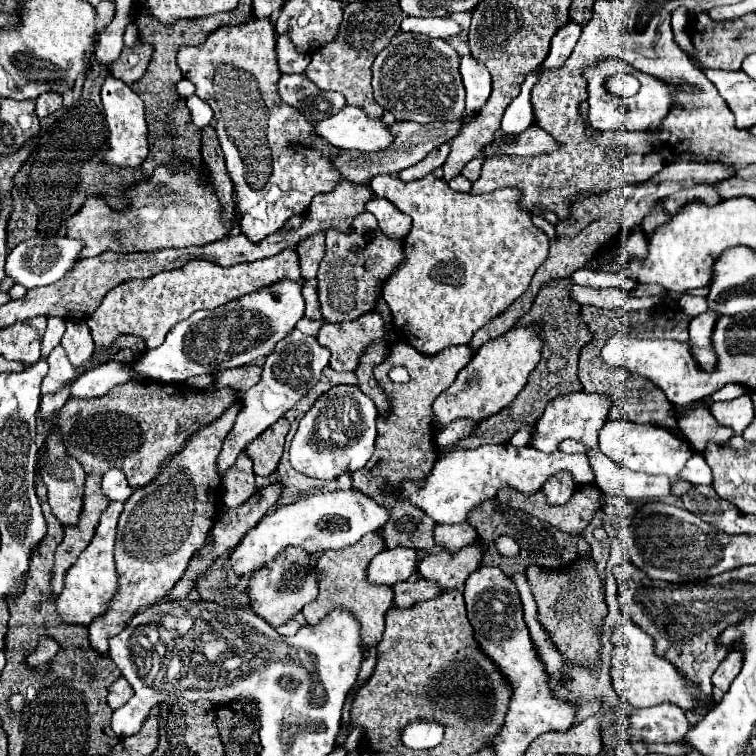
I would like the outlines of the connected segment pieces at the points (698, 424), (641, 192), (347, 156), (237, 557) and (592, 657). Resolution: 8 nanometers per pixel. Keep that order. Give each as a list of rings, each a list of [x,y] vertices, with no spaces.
[[[708,402],[696,406],[694,410],[688,410],[680,420],[678,428],[684,432],[686,440],[694,448],[694,452],[704,456],[704,450],[708,442],[718,442],[718,446],[726,446],[730,438],[734,436],[732,430],[726,430],[724,426],[718,426],[714,416],[710,414]]]
[[[680,158],[680,162],[672,162],[672,166],[664,166],[664,170],[660,170],[660,174],[656,174],[656,178],[650,178],[648,182],[638,182],[638,184],[628,184],[628,186],[620,186],[614,190],[604,192],[602,196],[592,196],[586,198],[582,202],[574,202],[570,216],[566,220],[558,220],[556,222],[556,236],[550,238],[550,252],[548,258],[544,260],[544,264],[538,266],[536,274],[532,276],[532,282],[528,286],[528,290],[524,292],[524,296],[520,296],[508,310],[504,310],[504,314],[498,314],[496,318],[492,318],[492,322],[484,324],[474,336],[472,342],[468,344],[468,348],[472,352],[476,352],[482,344],[486,344],[488,340],[500,338],[502,334],[506,334],[512,324],[516,324],[516,320],[526,314],[540,290],[540,286],[544,282],[550,280],[560,280],[560,278],[568,278],[574,270],[584,268],[590,258],[596,254],[596,250],[610,240],[612,234],[616,234],[620,228],[624,226],[636,226],[642,222],[642,218],[650,212],[650,208],[654,206],[654,202],[664,200],[666,196],[670,196],[670,186],[692,186],[698,182],[710,182],[710,184],[718,184],[726,178],[730,178],[736,170],[728,168],[728,166],[720,166],[718,162],[692,162],[692,158]]]
[[[462,120],[456,122],[434,122],[434,124],[418,124],[418,122],[394,122],[390,130],[396,134],[396,142],[392,142],[392,150],[378,150],[372,154],[364,154],[360,150],[338,150],[332,158],[332,164],[340,170],[340,176],[352,184],[368,186],[368,182],[376,174],[398,174],[400,170],[414,166],[420,162],[432,148],[450,142],[462,126]]]
[[[336,490],[328,494],[312,494],[290,506],[280,506],[274,512],[268,512],[252,530],[248,530],[242,540],[228,554],[230,568],[236,576],[244,576],[246,572],[256,572],[274,562],[288,546],[300,546],[308,554],[324,552],[324,550],[340,550],[344,546],[352,546],[364,534],[376,532],[388,520],[388,512],[366,498],[356,490]]]
[[[580,558],[576,566],[564,572],[550,572],[536,566],[530,566],[528,586],[538,606],[538,622],[546,630],[548,638],[560,650],[562,658],[568,664],[576,666],[600,666],[600,634],[606,616],[606,604],[600,590],[600,578],[594,568],[594,560]]]

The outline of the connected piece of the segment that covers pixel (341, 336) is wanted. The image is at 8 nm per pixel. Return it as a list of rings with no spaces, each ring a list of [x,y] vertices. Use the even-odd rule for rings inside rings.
[[[376,312],[362,314],[356,322],[324,322],[318,332],[318,342],[330,348],[330,368],[338,372],[354,372],[360,352],[376,338],[388,340],[384,320]]]

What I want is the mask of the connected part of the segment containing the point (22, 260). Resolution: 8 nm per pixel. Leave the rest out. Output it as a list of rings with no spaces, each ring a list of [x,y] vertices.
[[[58,236],[56,238],[30,238],[20,242],[6,258],[6,276],[12,278],[16,284],[24,286],[24,288],[36,288],[36,286],[46,286],[46,284],[54,284],[56,280],[60,280],[78,260],[78,252],[82,248],[82,242],[66,238],[66,236]]]

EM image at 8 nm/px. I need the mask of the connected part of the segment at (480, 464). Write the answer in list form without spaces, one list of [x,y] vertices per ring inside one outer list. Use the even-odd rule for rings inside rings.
[[[484,444],[474,450],[456,450],[436,460],[432,472],[426,480],[416,486],[416,482],[404,482],[400,490],[408,496],[412,504],[422,508],[436,524],[460,524],[468,518],[468,510],[472,506],[480,506],[480,502],[492,500],[498,490],[510,488],[522,496],[534,494],[540,486],[554,476],[556,472],[570,472],[576,486],[594,484],[594,472],[588,464],[584,454],[566,454],[566,452],[552,452],[544,454],[534,446],[512,446],[512,444]]]

